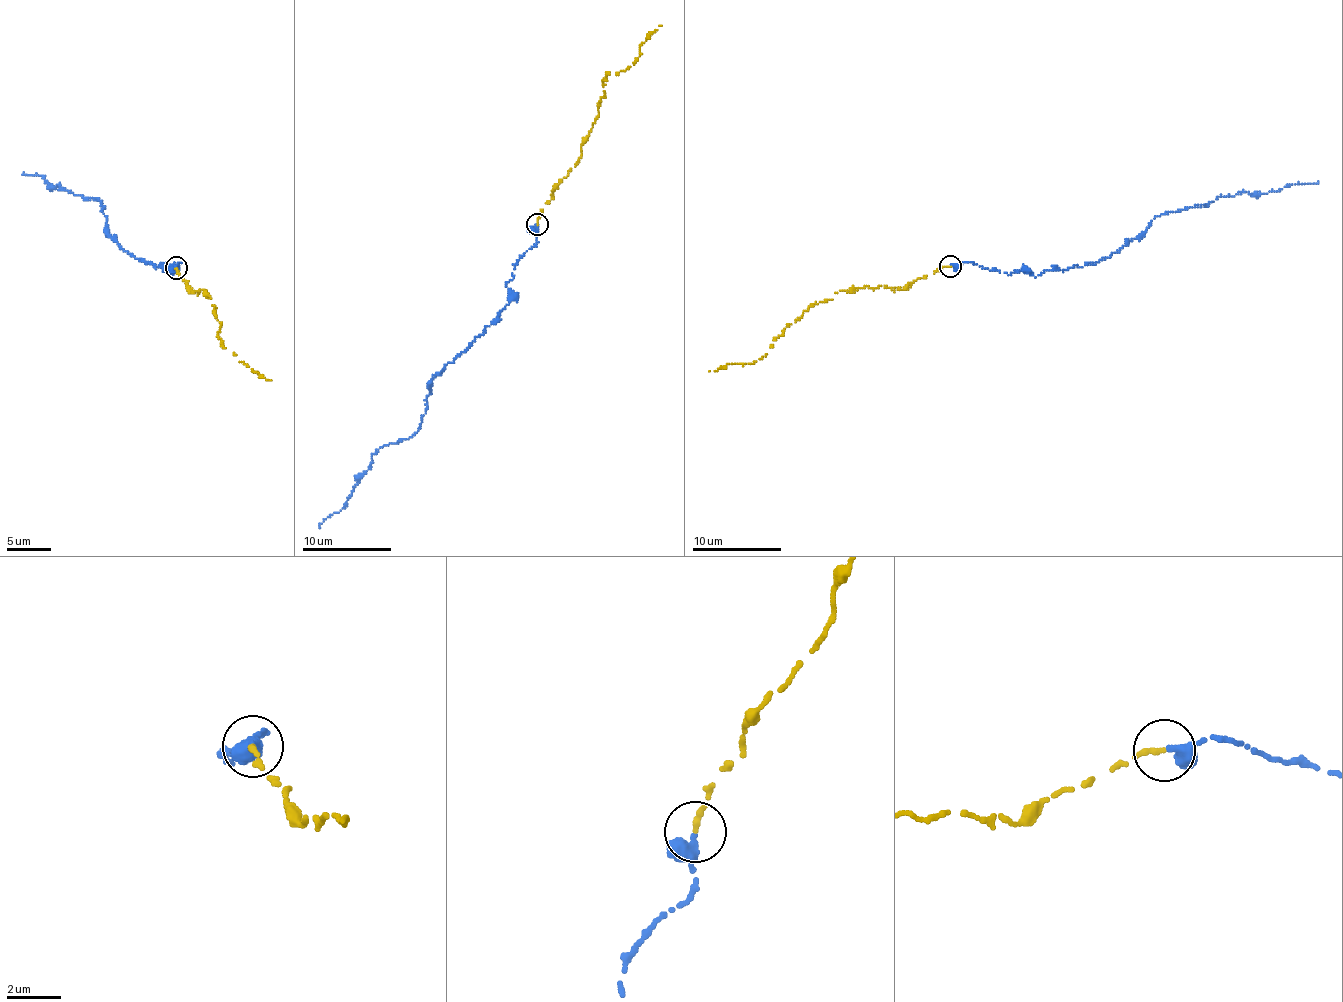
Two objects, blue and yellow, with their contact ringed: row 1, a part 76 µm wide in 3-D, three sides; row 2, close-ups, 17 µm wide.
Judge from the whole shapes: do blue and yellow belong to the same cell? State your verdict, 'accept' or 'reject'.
accept

